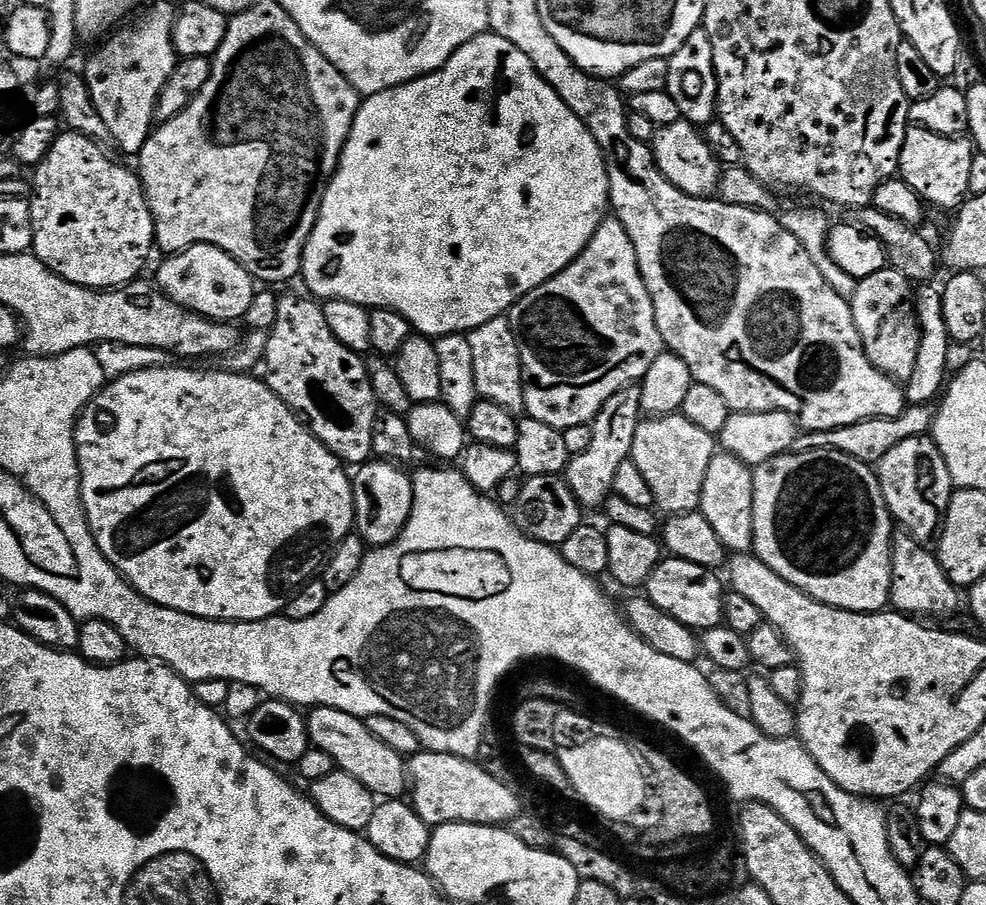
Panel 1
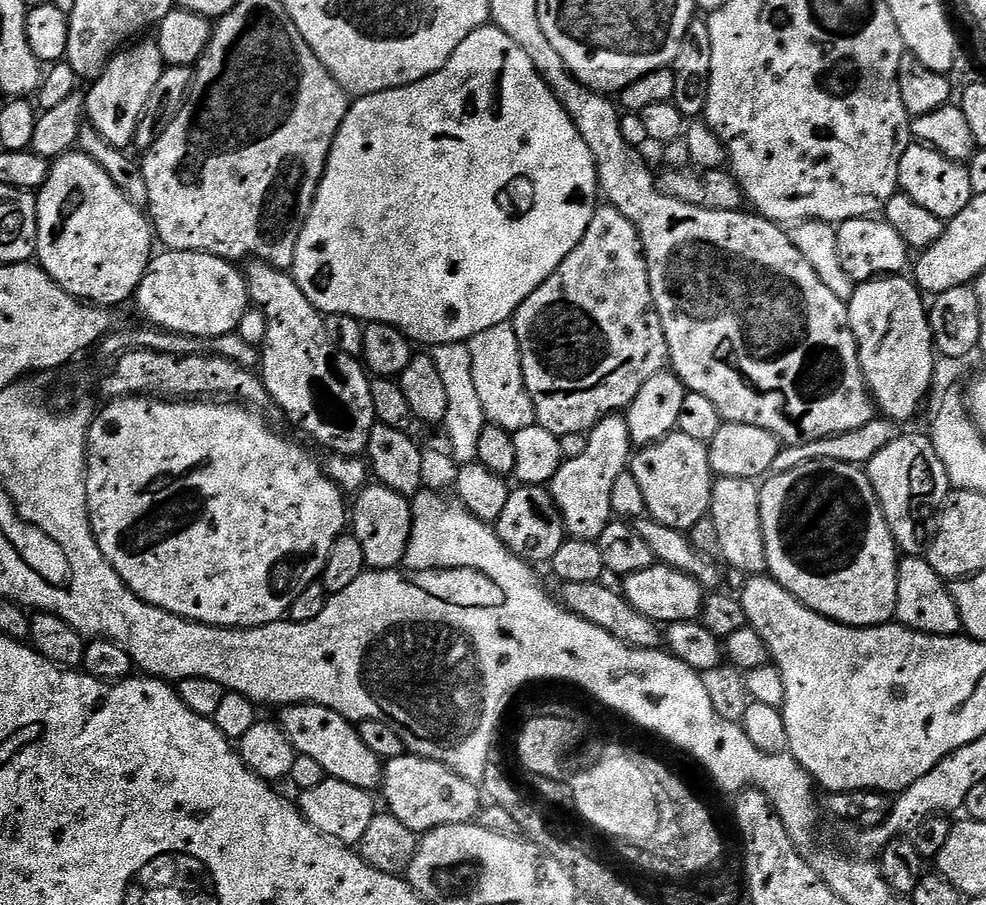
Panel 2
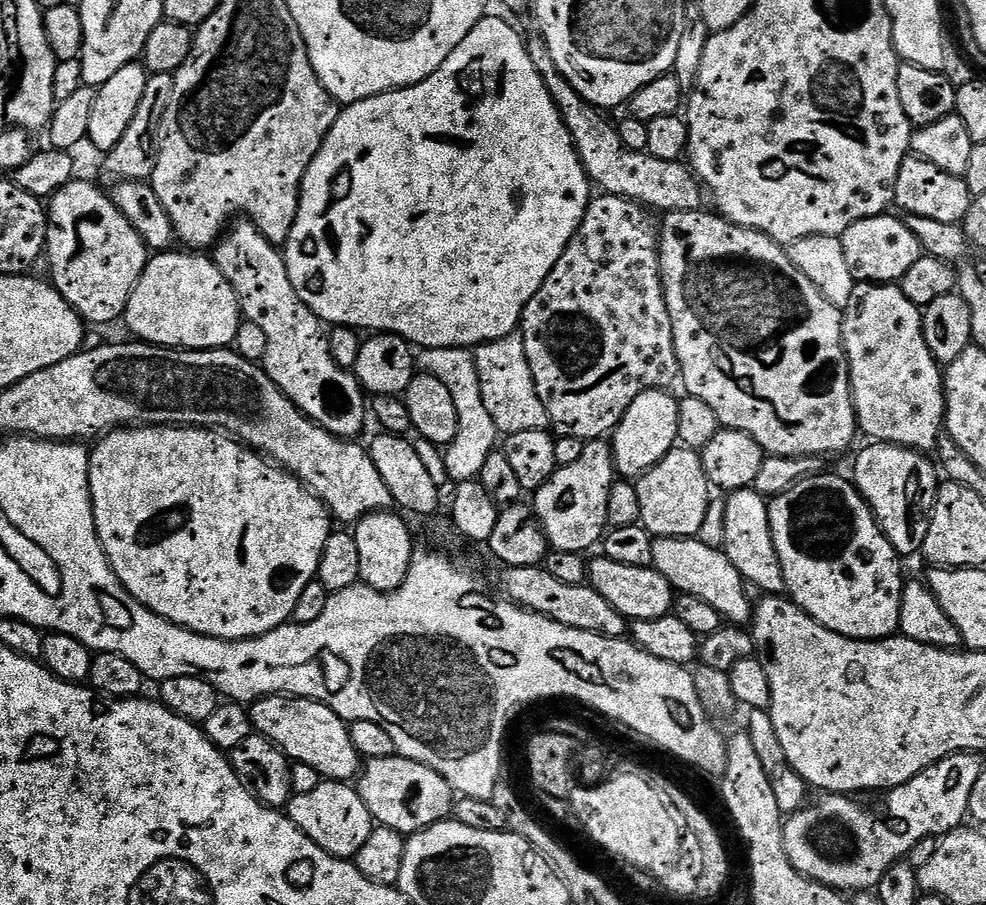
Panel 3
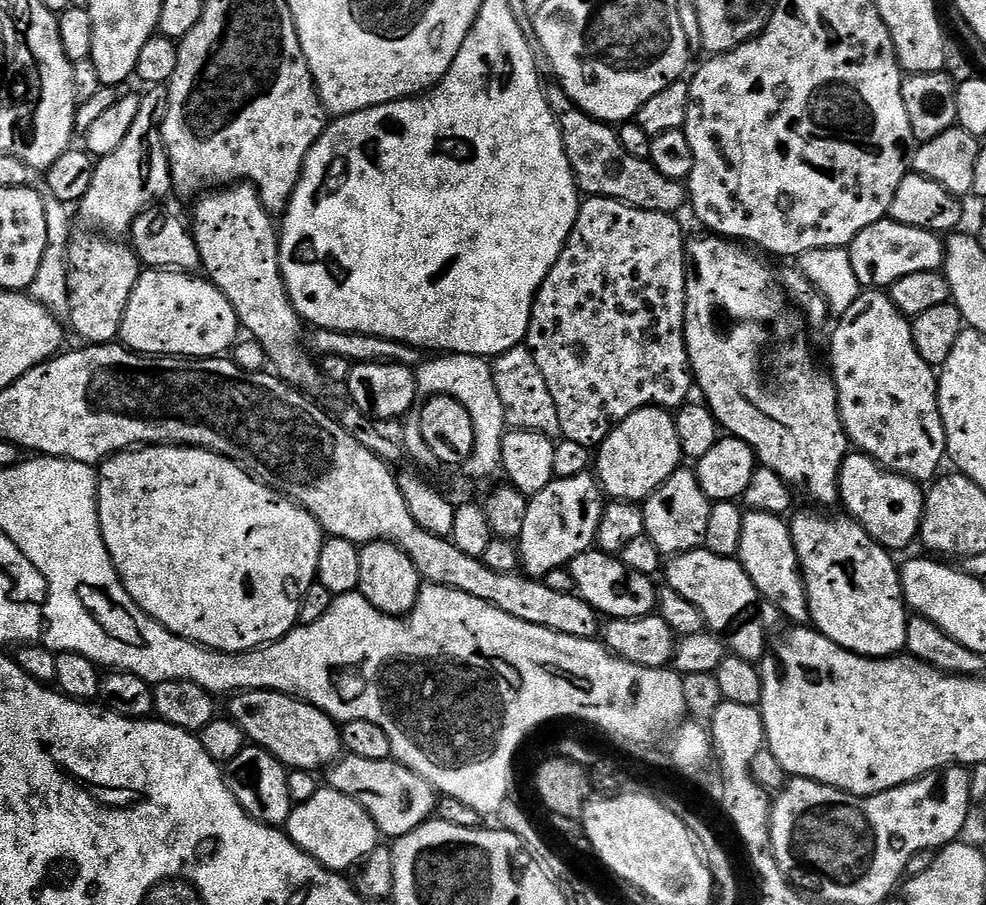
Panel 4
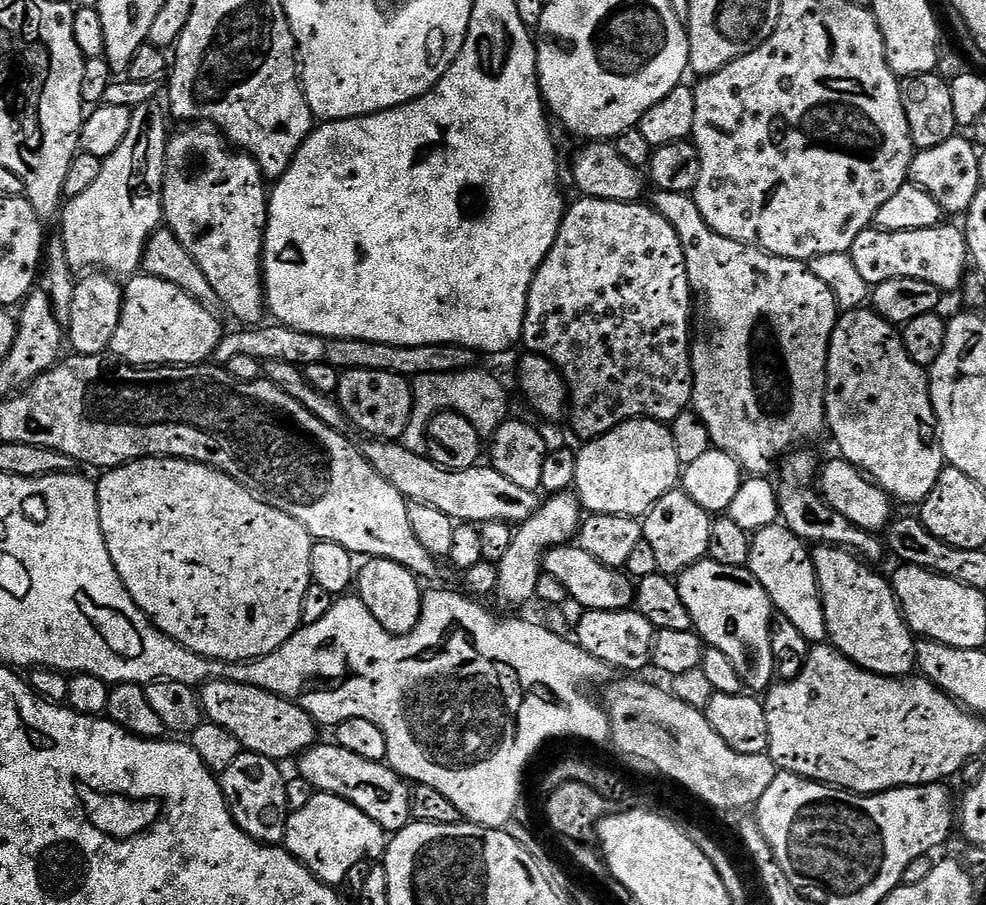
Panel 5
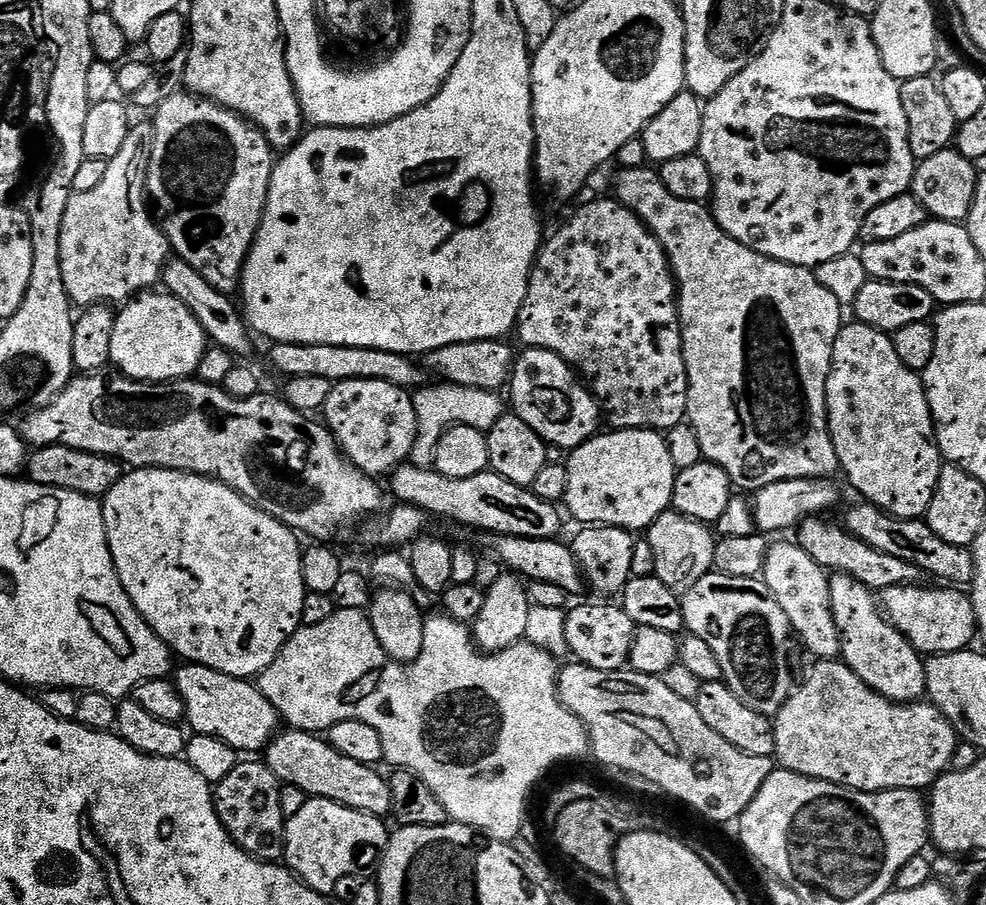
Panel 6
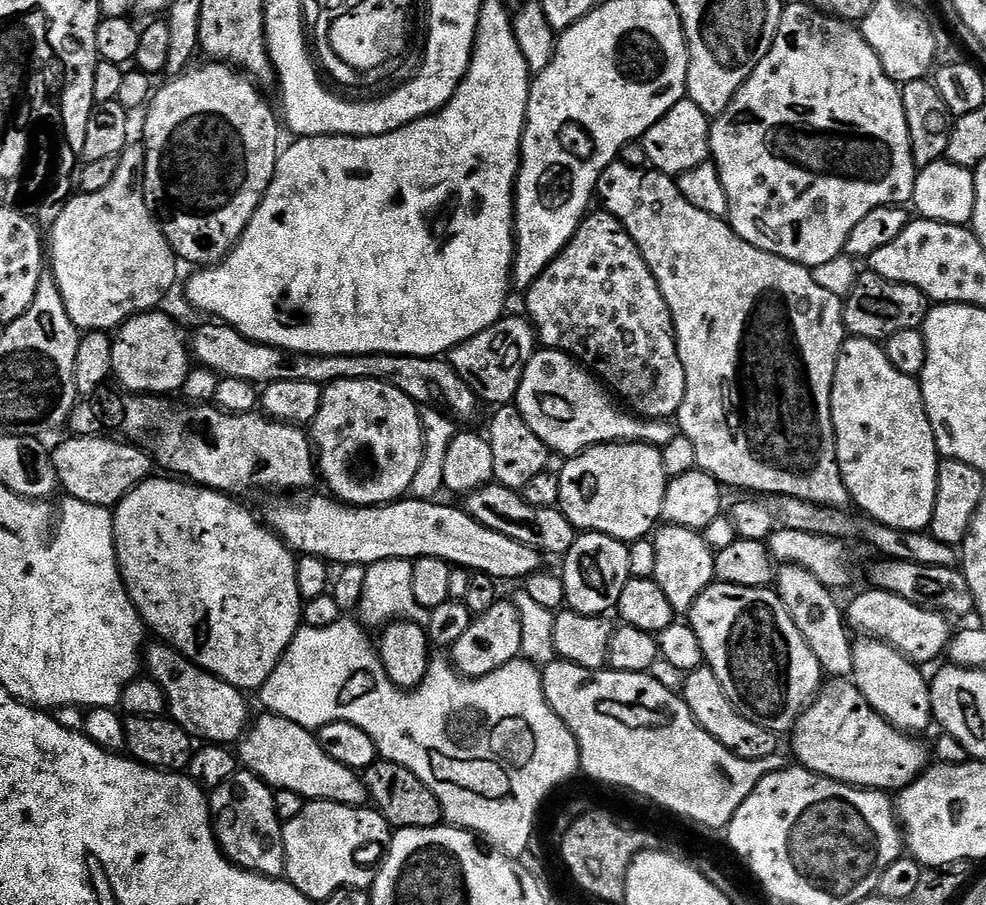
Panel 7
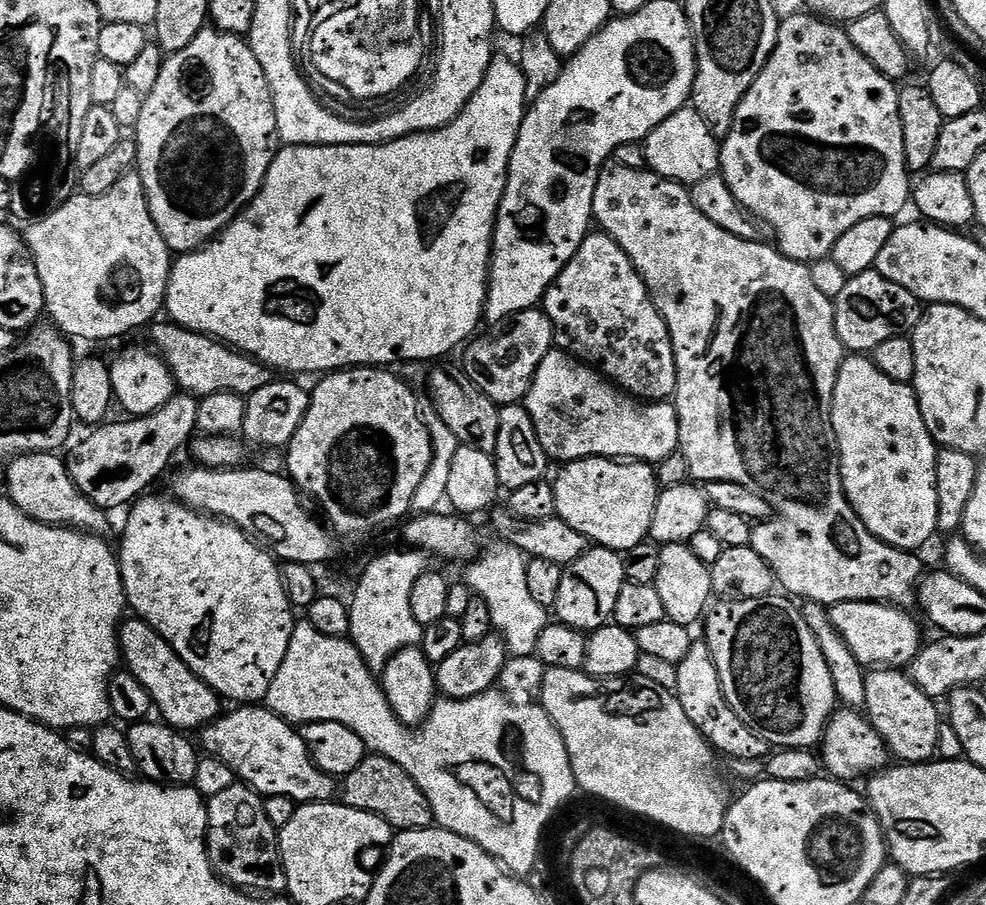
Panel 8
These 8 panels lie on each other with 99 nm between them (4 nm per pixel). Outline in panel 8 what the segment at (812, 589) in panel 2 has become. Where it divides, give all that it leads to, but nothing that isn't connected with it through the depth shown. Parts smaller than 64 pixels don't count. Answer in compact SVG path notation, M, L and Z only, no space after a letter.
M872 670L866 675L866 702L863 711L876 727L876 732L886 742L889 753L896 756L897 761L910 764L923 764L931 761L937 755L938 730L942 723L942 712L938 709L937 701L931 700L903 671L900 670Z

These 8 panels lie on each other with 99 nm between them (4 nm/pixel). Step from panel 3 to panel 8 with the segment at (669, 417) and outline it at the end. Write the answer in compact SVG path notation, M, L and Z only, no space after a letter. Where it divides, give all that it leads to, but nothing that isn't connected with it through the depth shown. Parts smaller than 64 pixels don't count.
M591 456L585 460L565 463L561 468L564 469L554 476L556 516L564 520L566 526L574 526L574 530L578 530L578 534L582 534L593 545L609 548L621 554L649 539L654 506L662 491L656 482L656 470L651 463L625 462L606 456Z

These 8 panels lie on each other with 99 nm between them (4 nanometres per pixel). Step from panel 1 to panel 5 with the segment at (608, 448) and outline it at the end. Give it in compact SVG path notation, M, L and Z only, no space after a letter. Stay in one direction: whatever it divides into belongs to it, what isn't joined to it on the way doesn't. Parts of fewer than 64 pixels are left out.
M575 491L554 492L547 497L548 501L541 503L536 509L536 513L531 516L526 523L519 525L513 531L512 541L506 549L506 554L502 557L502 562L496 565L498 570L498 586L494 593L495 599L500 599L508 608L516 608L519 604L524 604L527 600L530 602L536 600L536 587L538 586L538 578L542 574L542 565L544 555L551 550L563 544L575 541L580 531L580 522L582 519L582 509L580 507L580 498Z

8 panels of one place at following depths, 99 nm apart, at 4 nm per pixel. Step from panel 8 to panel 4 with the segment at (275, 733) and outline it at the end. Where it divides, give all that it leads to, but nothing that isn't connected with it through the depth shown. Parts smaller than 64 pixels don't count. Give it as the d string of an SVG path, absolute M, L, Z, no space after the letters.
M344 754L327 769L326 775L327 787L338 790L338 794L346 794L346 798L355 798L366 810L366 814L370 814L381 837L405 836L433 819L438 799L436 789L430 782L426 782L426 778L395 758L374 762L371 758Z

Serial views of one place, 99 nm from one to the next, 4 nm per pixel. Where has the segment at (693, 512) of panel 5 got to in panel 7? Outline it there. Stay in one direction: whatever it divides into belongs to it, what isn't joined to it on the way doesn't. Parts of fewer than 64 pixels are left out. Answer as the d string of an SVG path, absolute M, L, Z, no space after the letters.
M665 523L655 529L651 537L655 551L654 578L662 591L666 593L666 599L670 606L674 606L677 614L691 613L694 602L702 590L706 590L716 580L716 558L703 535L697 529L683 528Z

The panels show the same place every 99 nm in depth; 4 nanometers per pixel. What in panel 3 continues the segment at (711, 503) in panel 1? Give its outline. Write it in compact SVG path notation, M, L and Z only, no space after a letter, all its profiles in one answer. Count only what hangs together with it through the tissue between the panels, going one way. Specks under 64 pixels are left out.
M751 487L727 493L724 505L726 506L726 542L723 552L728 555L730 562L734 562L738 574L753 589L761 588L759 591L764 594L783 593L784 571L770 530L768 500L758 495L755 488Z

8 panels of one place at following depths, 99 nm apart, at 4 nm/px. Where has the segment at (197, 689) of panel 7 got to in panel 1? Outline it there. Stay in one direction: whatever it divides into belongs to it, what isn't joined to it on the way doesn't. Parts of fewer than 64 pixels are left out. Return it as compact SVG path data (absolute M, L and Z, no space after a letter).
M313 708L307 713L308 739L311 747L330 754L334 758L337 769L350 778L358 778L366 790L370 790L377 798L400 798L409 787L408 770L405 757L399 756L386 742L381 742L370 734L367 723L354 714L346 714L346 710L333 708Z

